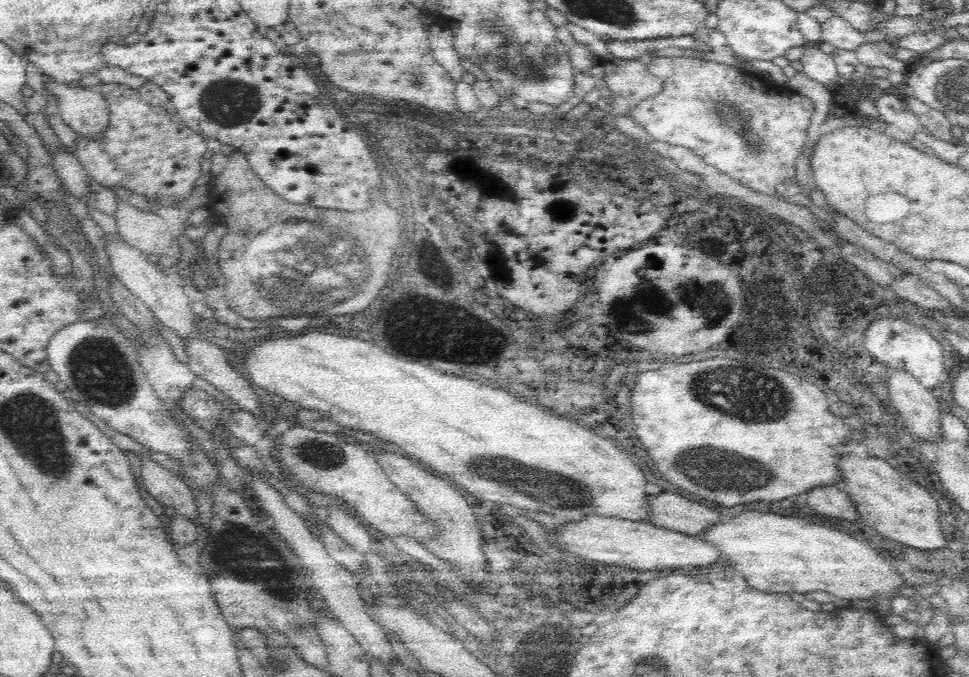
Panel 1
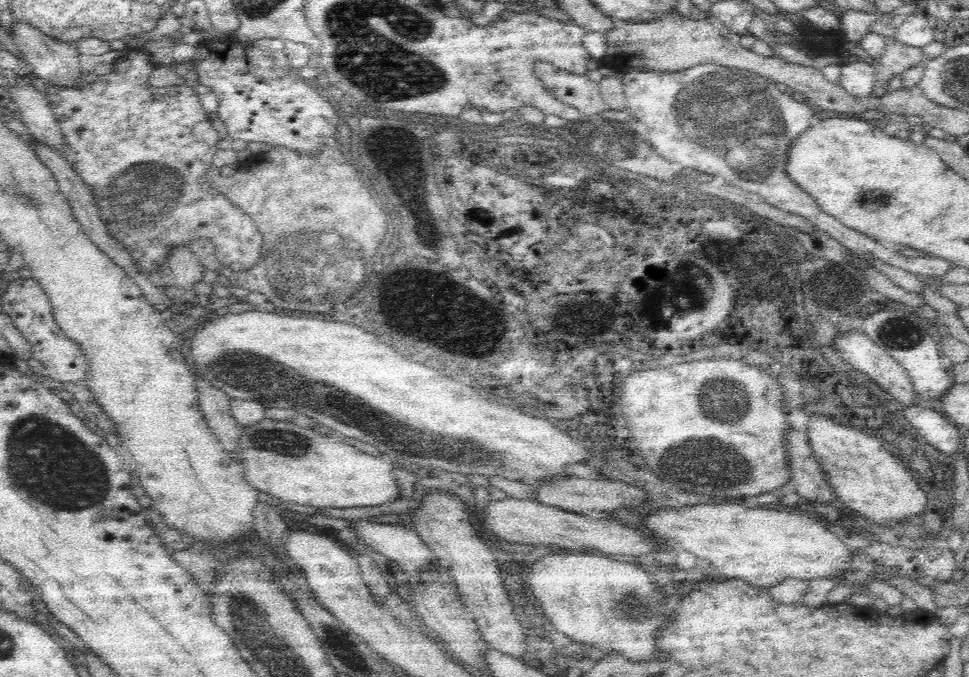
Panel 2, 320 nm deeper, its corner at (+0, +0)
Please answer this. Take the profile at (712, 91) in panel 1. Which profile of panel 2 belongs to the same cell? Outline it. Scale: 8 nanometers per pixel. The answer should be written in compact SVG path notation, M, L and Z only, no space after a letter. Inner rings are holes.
M696 64L692 68L680 72L654 72L630 70L623 72L623 93L625 104L632 115L636 116L650 131L649 142L652 147L668 160L676 160L686 168L702 170L706 166L706 174L722 176L724 180L736 184L741 190L758 190L758 194L768 204L796 214L812 223L818 230L827 232L844 248L851 252L871 255L874 259L900 268L915 275L941 277L949 270L951 264L941 257L909 258L896 252L894 247L882 244L865 234L844 226L838 219L820 210L818 203L804 190L800 189L787 176L784 168L786 154L789 150L788 142L802 134L804 130L814 124L818 116L812 112L814 107L806 100L793 94L791 91L781 91L778 83L748 70L722 67L717 64Z

